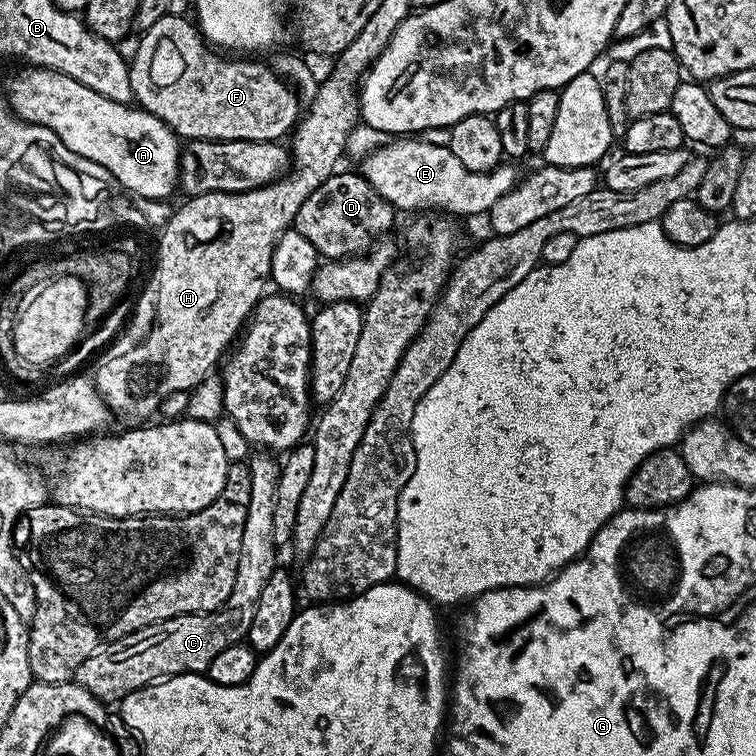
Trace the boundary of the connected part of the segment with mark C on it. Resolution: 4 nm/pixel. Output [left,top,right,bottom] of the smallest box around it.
[75,450,281,702]

